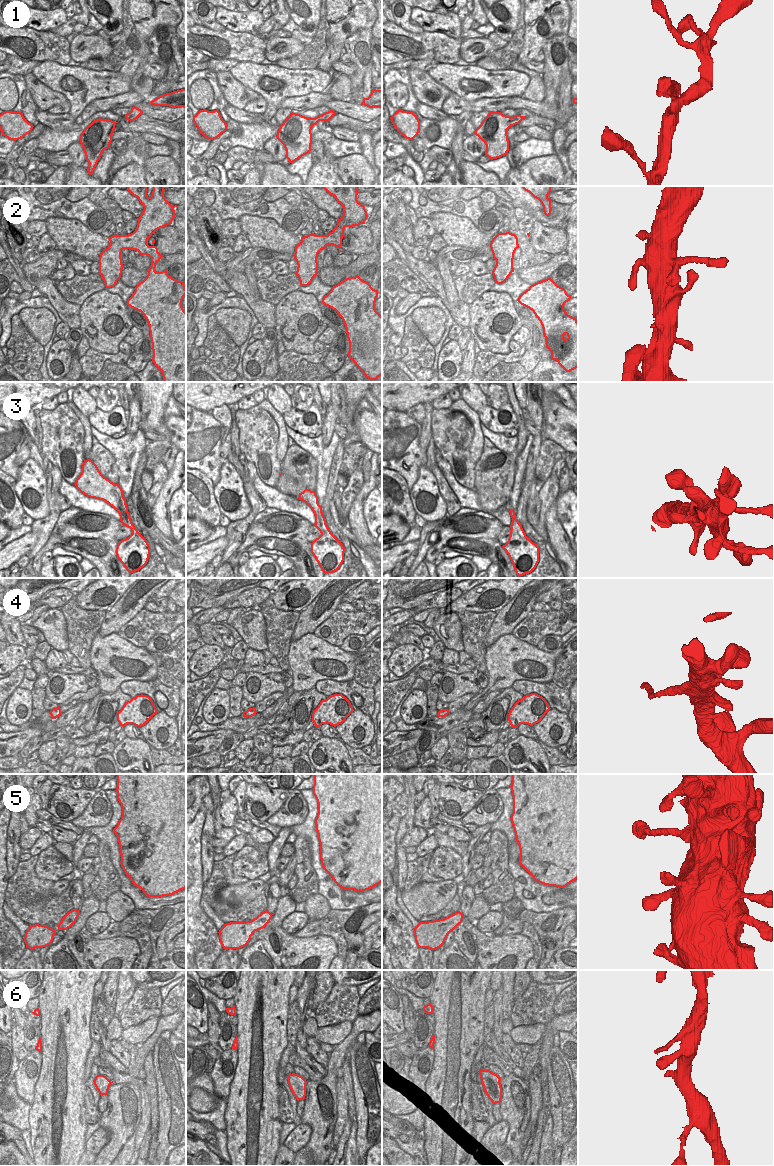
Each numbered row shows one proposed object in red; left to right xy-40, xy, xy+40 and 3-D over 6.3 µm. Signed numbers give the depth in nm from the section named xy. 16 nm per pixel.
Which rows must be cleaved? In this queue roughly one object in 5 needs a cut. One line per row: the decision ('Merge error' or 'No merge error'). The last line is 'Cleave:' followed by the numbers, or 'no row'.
1: No merge error
2: No merge error
3: No merge error
4: No merge error
5: No merge error
6: No merge error
Cleave: no row.

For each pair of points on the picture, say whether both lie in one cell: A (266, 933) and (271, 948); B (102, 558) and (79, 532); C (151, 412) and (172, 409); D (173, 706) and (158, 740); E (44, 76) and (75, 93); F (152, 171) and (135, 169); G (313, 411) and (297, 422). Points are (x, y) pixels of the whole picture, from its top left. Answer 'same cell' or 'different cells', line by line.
A: same cell
B: same cell
C: different cells
D: different cells
E: same cell
F: different cells
G: same cell

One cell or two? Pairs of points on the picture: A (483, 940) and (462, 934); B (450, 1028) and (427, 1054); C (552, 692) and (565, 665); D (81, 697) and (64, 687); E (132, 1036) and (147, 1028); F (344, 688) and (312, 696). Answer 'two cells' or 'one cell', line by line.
A: two cells
B: two cells
C: two cells
D: two cells
E: one cell
F: two cells

